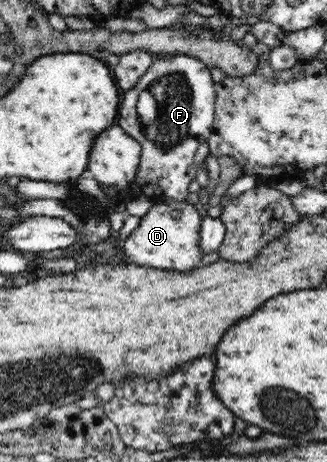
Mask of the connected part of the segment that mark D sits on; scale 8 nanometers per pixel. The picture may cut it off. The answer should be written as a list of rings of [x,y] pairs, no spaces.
[[[163,200],[152,205],[121,248],[129,262],[133,261],[136,266],[186,273],[201,266],[202,254],[199,249],[201,225],[201,215],[195,209],[194,202]]]

